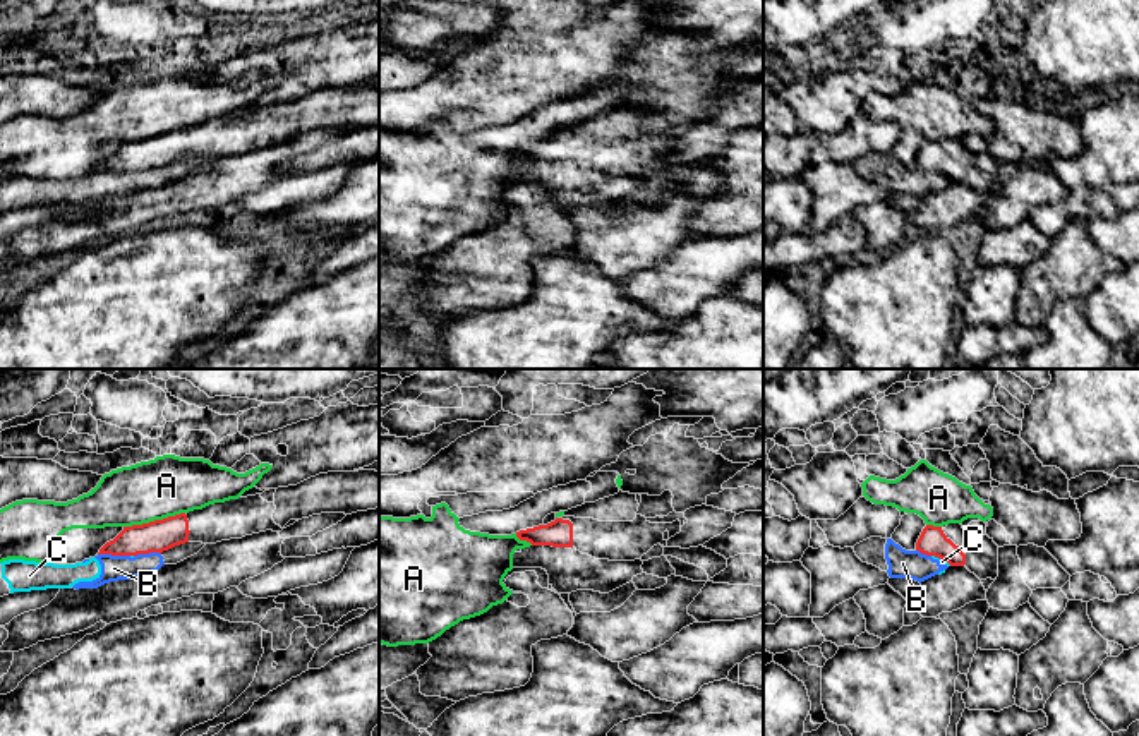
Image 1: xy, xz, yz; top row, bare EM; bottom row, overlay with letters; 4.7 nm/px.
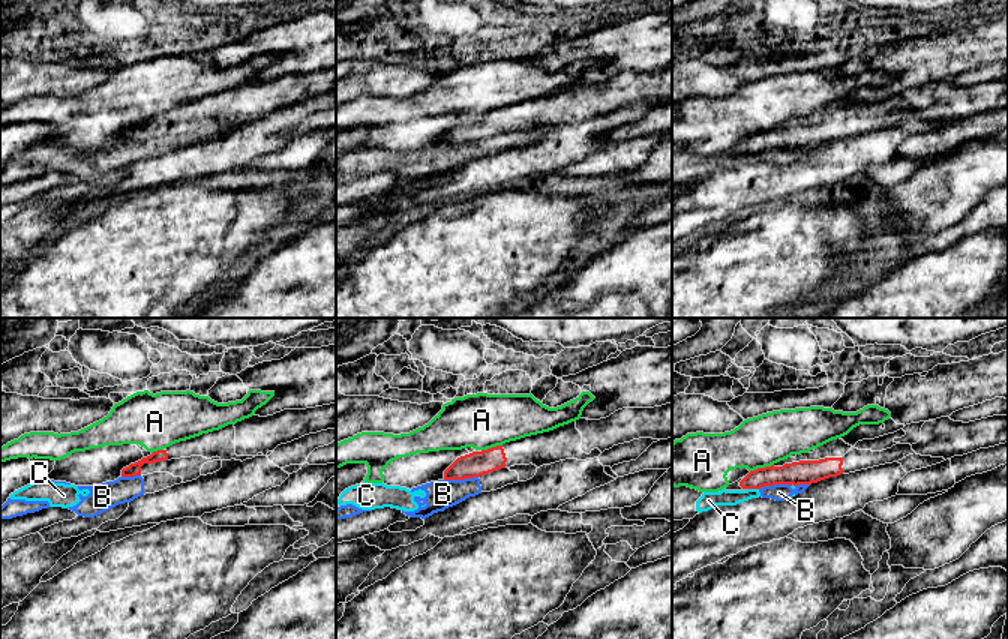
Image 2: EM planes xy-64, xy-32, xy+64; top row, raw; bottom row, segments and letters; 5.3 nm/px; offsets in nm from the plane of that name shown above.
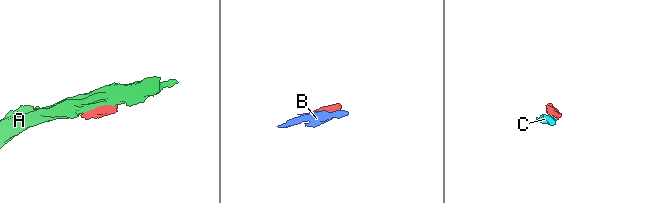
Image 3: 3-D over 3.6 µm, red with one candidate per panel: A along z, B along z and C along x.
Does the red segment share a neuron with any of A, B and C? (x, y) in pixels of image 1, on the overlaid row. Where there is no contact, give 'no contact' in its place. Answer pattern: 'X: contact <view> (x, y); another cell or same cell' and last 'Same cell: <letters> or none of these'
A: contact xy (155, 520); another cell
B: contact xy (114, 555); another cell
C: contact yz (946, 560); another cell
Same cell: none of these

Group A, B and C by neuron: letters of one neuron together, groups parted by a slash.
A / B C

